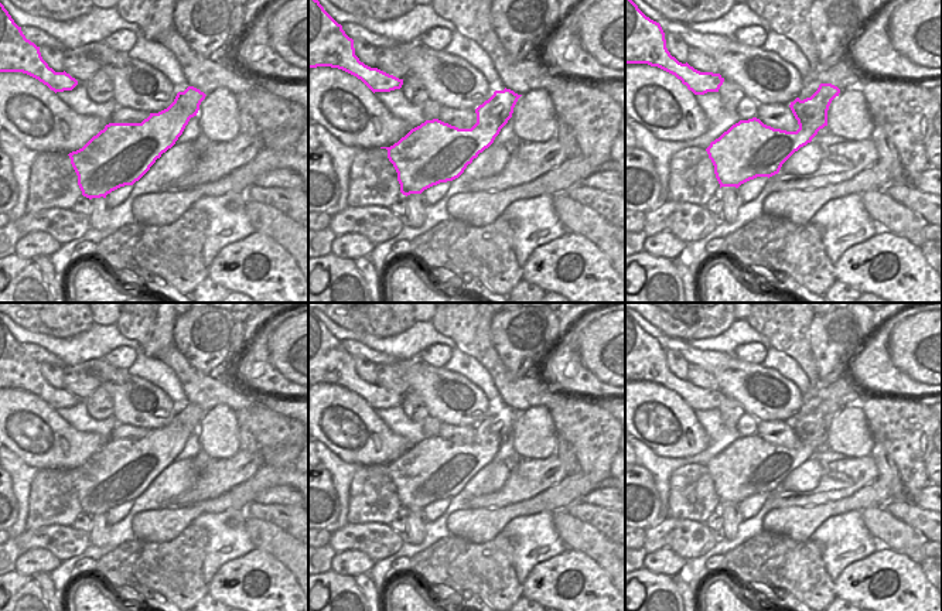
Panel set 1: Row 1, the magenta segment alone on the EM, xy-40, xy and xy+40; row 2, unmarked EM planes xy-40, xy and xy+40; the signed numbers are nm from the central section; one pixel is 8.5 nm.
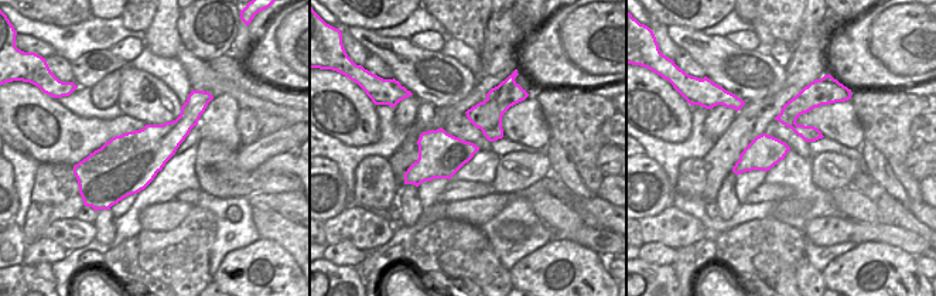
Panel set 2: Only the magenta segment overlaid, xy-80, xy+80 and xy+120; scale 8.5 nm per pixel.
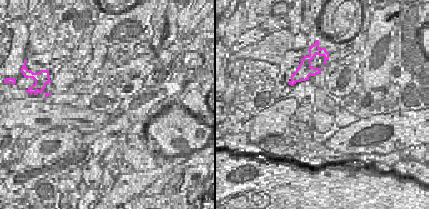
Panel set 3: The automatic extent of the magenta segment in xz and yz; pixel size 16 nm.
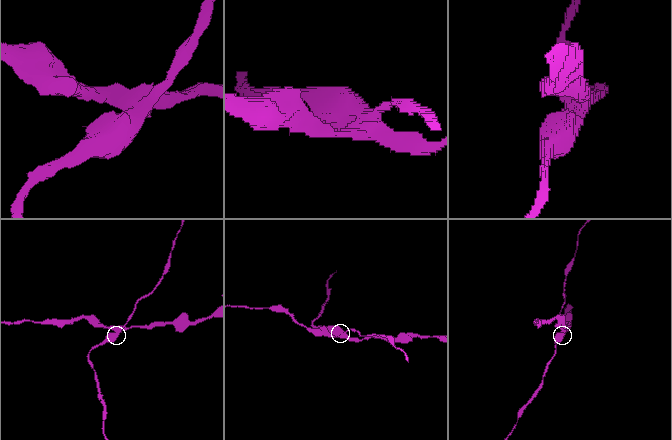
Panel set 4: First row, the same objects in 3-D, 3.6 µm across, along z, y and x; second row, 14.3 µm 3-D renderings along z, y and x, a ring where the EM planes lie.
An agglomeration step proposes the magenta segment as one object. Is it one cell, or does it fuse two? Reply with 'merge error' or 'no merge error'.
merge error

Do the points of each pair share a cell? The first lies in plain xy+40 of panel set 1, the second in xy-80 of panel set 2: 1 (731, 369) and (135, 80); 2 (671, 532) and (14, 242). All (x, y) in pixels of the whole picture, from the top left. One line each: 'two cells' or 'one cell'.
1: one cell
2: two cells

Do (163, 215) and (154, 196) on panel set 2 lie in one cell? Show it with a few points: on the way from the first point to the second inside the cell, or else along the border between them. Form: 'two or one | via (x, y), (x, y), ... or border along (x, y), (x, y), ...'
two | border along (174, 197), (146, 206), (139, 214), (140, 228)

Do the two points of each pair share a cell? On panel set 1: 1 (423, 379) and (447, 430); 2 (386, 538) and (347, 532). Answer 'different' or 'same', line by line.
1: different
2: same

